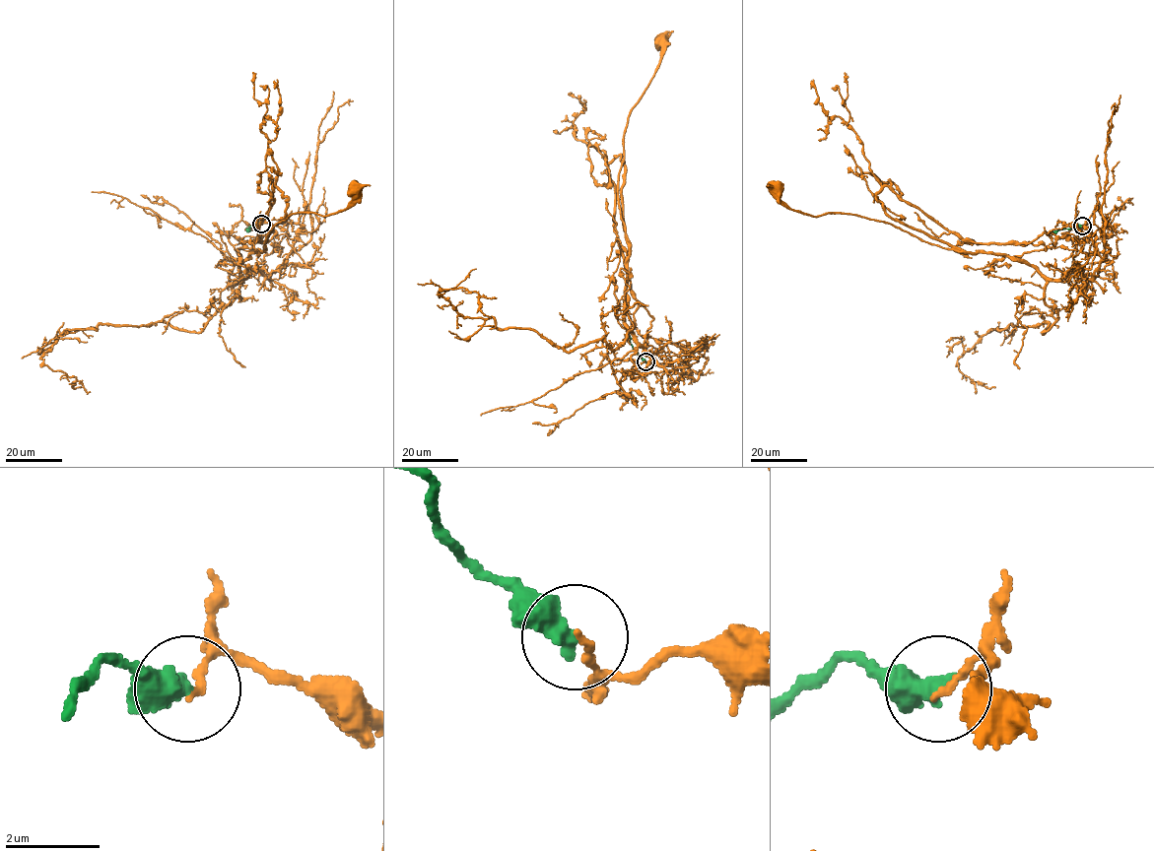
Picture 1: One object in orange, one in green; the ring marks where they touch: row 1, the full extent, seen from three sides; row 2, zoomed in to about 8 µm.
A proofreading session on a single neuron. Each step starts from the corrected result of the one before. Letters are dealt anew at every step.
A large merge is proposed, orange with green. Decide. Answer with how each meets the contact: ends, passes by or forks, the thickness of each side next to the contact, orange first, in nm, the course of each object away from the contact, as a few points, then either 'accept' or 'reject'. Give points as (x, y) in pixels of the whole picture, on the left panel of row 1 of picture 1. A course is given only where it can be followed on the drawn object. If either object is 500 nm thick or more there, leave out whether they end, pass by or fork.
orange ends; green ends; calibres 160 and 480 nm; course orange (262, 224), (286, 229), (305, 265), (243, 277), (240, 266), (264, 250), (277, 224), (343, 210), (353, 190); course green (262, 224), (256, 222), (248, 230); reject

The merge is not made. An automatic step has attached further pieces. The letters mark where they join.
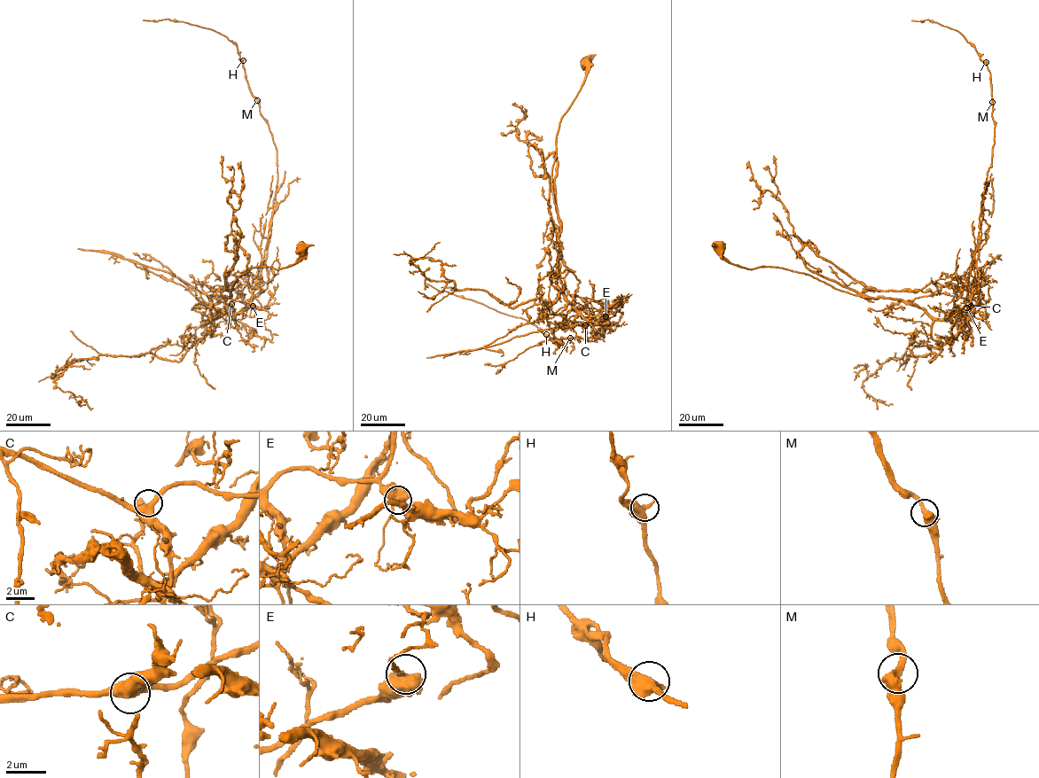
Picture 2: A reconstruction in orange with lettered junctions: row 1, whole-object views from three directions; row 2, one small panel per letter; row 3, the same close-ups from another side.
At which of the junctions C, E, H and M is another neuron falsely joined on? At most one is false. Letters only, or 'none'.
E

